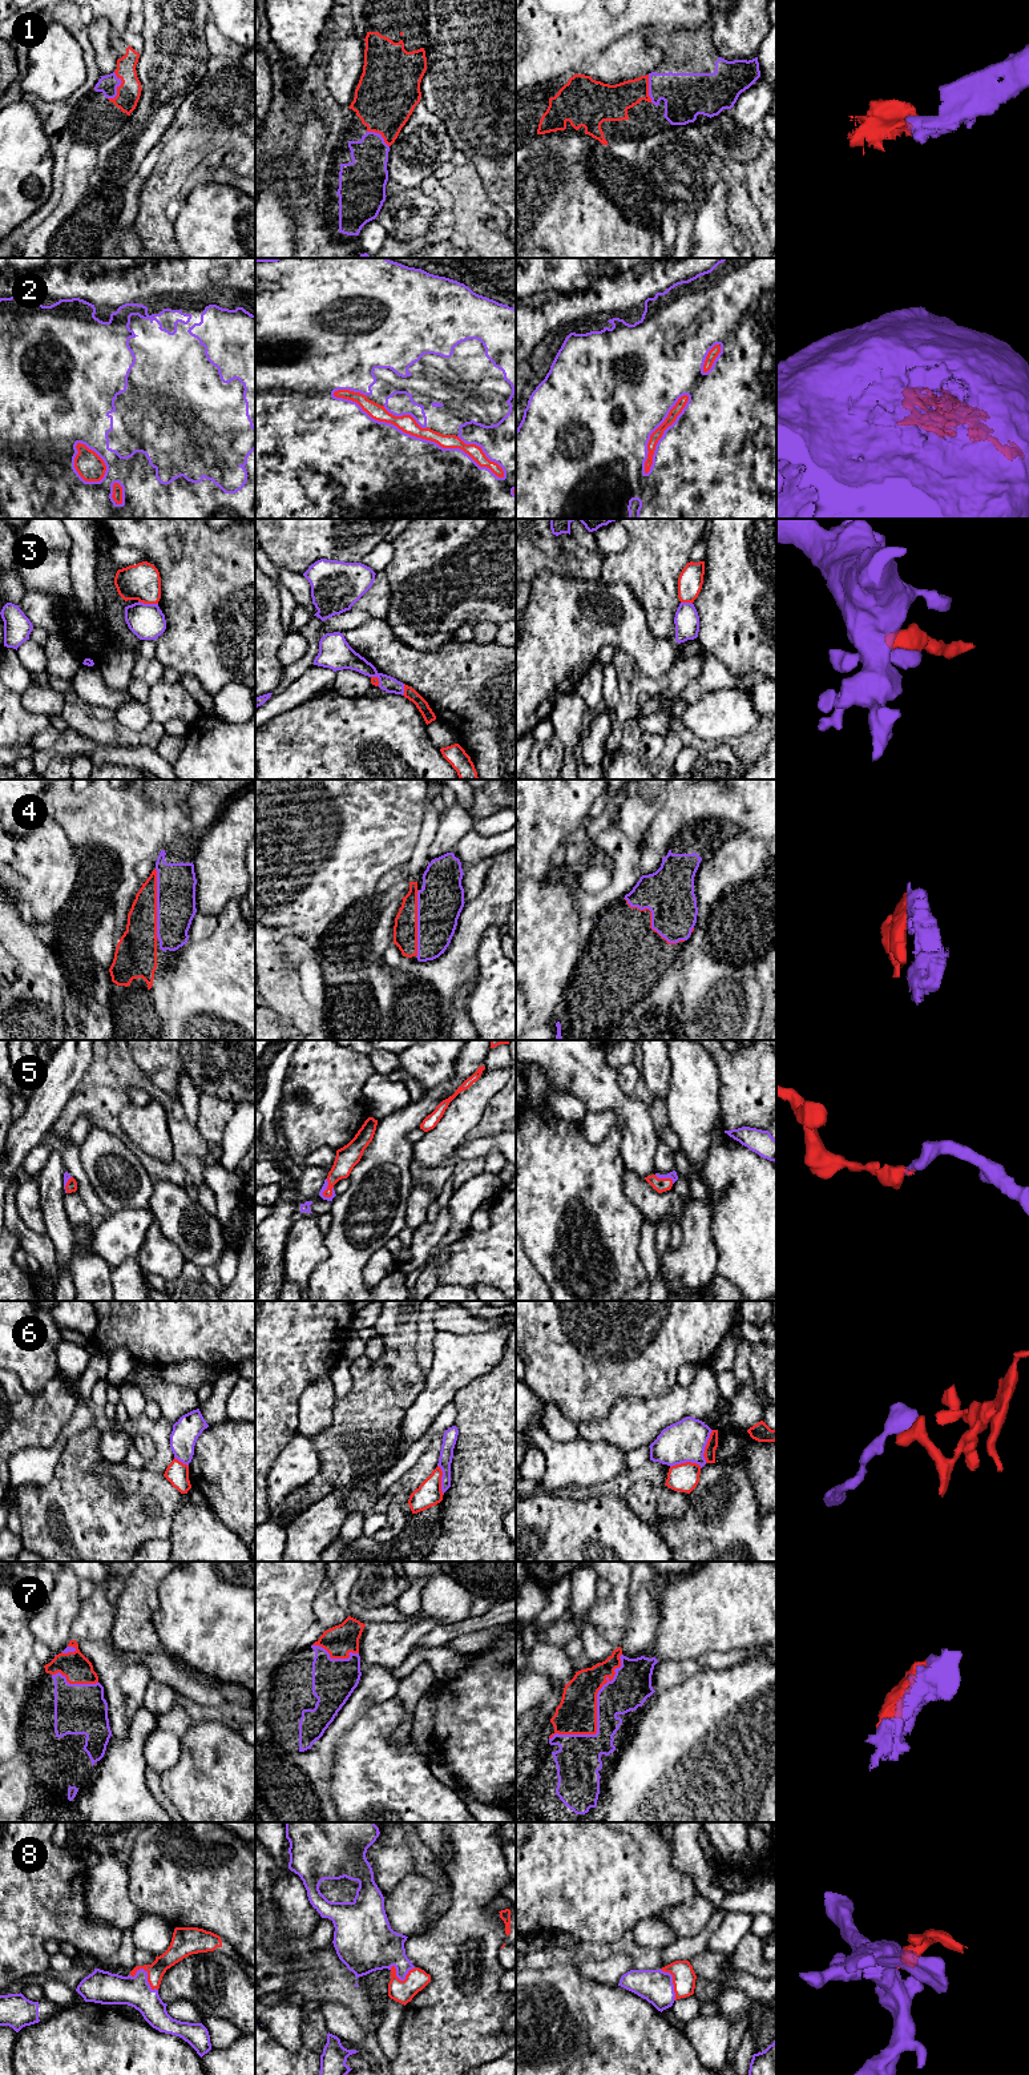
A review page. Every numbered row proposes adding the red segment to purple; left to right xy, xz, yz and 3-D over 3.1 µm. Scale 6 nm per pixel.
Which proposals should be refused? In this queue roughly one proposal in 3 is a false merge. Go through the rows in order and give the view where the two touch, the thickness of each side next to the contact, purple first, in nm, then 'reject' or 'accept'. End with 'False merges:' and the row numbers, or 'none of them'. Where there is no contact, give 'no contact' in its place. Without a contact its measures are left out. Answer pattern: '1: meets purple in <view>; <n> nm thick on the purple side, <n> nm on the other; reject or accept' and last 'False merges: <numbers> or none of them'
1: meets purple in xy; 120 nm thick on the purple side, 140 nm on the other; accept
2: meets purple in xz; 500 nm thick on the purple side, 100 nm on the other; accept
3: meets purple in xy; 220 nm thick on the purple side, 220 nm on the other; reject
4: meets purple in xy; 240 nm thick on the purple side, 200 nm on the other; accept
5: meets purple in xz; 30 nm thick on the purple side, 140 nm on the other; accept
6: meets purple in yz; 260 nm thick on the purple side, 70 nm on the other; reject
7: meets purple in yz; 240 nm thick on the purple side, 240 nm on the other; accept
8: meets purple in xy; 190 nm thick on the purple side, 120 nm on the other; accept
False merges: 3, 6

